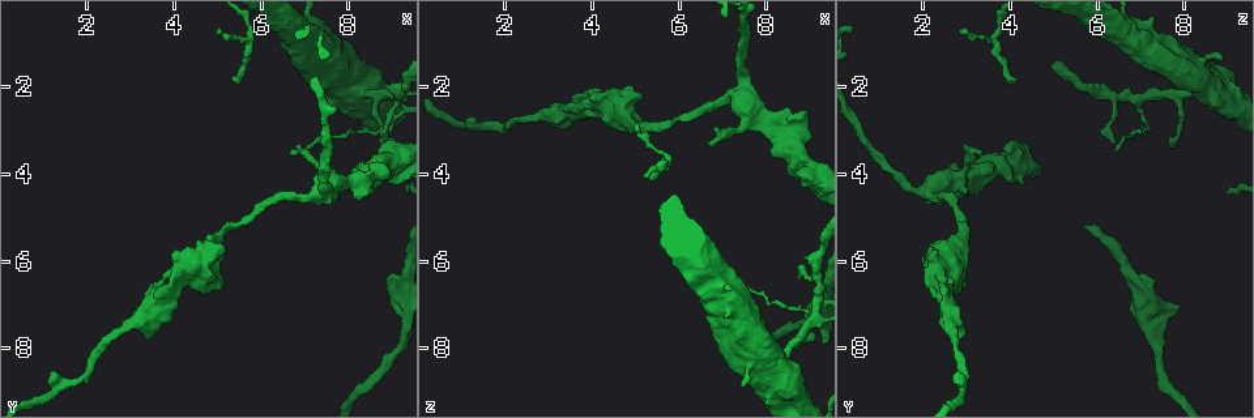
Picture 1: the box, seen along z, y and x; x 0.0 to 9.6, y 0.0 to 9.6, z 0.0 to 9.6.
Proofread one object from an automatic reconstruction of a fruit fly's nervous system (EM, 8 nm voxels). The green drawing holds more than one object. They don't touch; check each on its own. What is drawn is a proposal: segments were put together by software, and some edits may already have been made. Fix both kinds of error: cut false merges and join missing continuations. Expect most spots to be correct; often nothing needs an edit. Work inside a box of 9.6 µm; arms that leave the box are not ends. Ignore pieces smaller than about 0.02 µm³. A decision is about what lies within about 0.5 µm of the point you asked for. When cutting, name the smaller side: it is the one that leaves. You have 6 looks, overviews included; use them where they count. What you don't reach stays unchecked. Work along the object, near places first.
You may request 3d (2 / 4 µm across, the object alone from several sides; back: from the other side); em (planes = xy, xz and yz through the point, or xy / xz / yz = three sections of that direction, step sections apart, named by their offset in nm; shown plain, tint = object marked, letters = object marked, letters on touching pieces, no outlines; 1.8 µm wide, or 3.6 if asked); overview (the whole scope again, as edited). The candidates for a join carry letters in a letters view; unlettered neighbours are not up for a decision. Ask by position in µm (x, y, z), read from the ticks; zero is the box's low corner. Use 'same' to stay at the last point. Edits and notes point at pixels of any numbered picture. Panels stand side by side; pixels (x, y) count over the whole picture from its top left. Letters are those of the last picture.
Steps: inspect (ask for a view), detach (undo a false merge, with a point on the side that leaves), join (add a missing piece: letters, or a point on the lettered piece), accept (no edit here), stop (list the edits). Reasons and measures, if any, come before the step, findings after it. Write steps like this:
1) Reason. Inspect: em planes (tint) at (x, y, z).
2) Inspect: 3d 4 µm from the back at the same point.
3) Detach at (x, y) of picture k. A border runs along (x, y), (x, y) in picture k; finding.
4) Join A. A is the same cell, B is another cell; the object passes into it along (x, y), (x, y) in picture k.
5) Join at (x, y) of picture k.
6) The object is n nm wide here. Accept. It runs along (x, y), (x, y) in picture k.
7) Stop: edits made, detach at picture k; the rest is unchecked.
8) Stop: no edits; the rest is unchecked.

Inspect: em 3.6 µm planes (plain) at (8.05, 4.25, 2.70).

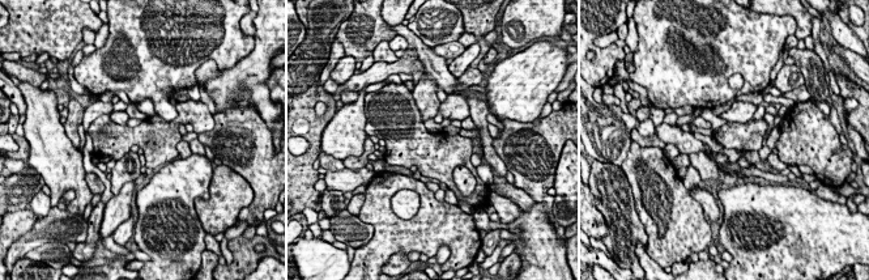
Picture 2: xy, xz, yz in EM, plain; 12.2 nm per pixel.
Inspect: em 3.6 µm planes (tint) at the same point.

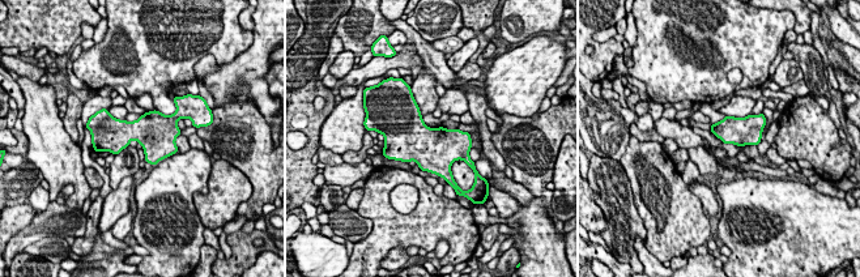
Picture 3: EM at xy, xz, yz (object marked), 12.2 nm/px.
See the neighbours. Inspect: em 3.6 µm planes (letters) at the same point.

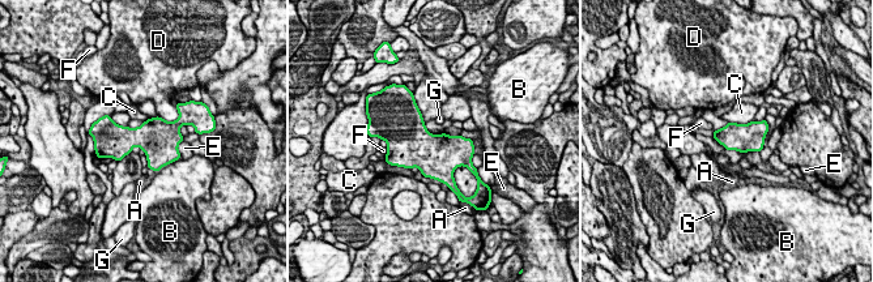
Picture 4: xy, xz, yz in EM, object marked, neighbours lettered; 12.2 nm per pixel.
Accept. A, B, C, D, E, F and G are other cells; a border runs along (144, 122), (136, 127), (128, 127) in picture 4; one neuron here.

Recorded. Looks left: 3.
Branch stops here. Inspect: 3d 4 µm at (8.95, 6.45, 7.35).

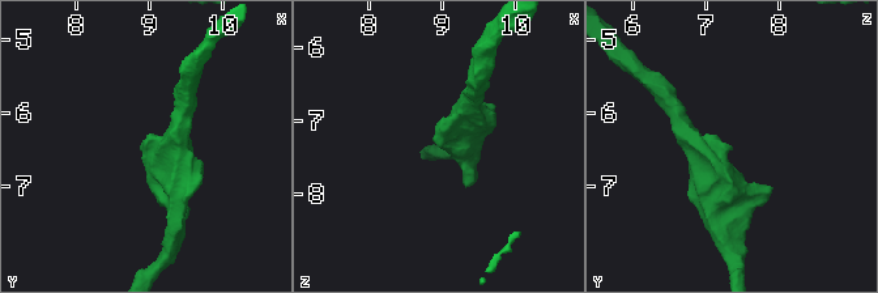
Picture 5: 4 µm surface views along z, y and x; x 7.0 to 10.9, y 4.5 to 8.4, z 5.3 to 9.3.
Need the tissue. Inspect: em xz step 4 (tint) at (8.95, 6.45, 7.35).

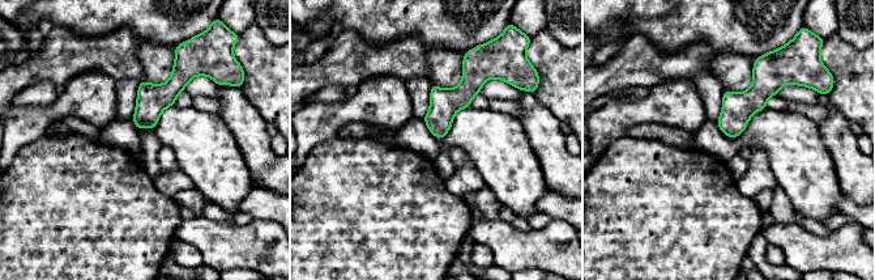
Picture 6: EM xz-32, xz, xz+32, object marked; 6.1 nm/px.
Inspect: em planes (letters) at the same point.

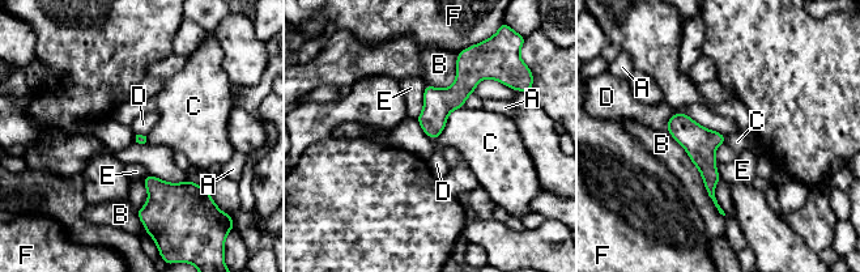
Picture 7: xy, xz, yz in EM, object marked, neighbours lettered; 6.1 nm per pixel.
The longest contact is with B, 650 nm. Accept. A, B, C, D, E and F are other cells; a border runs along (665, 124), (684, 113), (724, 136) in picture 7; none of them fits.

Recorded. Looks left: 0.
Stop: no edits; the rest is unchecked.

